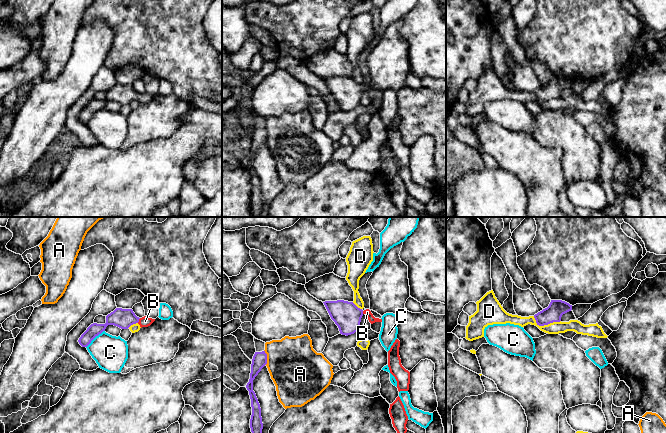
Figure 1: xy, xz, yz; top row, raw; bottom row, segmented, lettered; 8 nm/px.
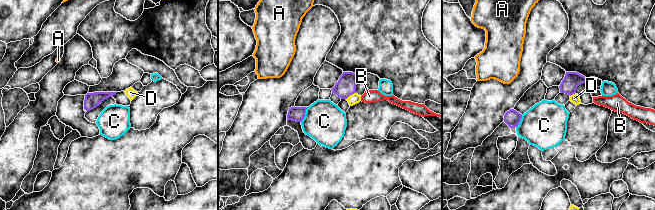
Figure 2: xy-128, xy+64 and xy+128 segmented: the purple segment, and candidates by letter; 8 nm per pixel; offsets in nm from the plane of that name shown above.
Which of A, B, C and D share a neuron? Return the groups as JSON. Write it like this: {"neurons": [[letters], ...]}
{"neurons": [["A"], ["B"], ["C"], ["D"]]}

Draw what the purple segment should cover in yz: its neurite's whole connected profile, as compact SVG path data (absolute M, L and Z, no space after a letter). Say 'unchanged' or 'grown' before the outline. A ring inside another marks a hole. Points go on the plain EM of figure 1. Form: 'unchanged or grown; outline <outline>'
unchanged; outline M551 76L549 82L534 91L537 101L560 98L563 90L572 86L572 81L562 76Z

